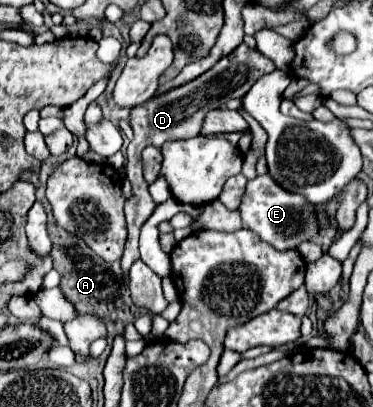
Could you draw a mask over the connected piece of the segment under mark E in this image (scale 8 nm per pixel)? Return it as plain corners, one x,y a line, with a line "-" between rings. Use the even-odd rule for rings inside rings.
258,175
256,179
248,181
246,191
242,195
240,207
244,227
252,229
260,235
262,241
270,243
276,249
296,249
302,241
316,235
316,219
314,219
314,205
308,205
308,201
302,195
294,195
284,191
274,183
268,175

